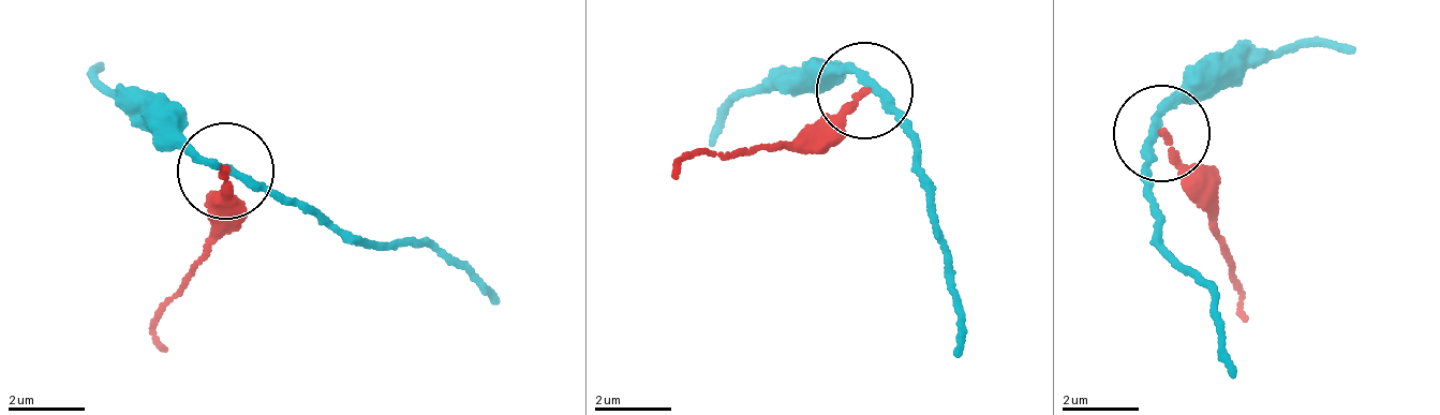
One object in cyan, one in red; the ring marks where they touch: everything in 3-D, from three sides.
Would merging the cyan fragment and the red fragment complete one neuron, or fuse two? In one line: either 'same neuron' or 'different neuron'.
different neuron

